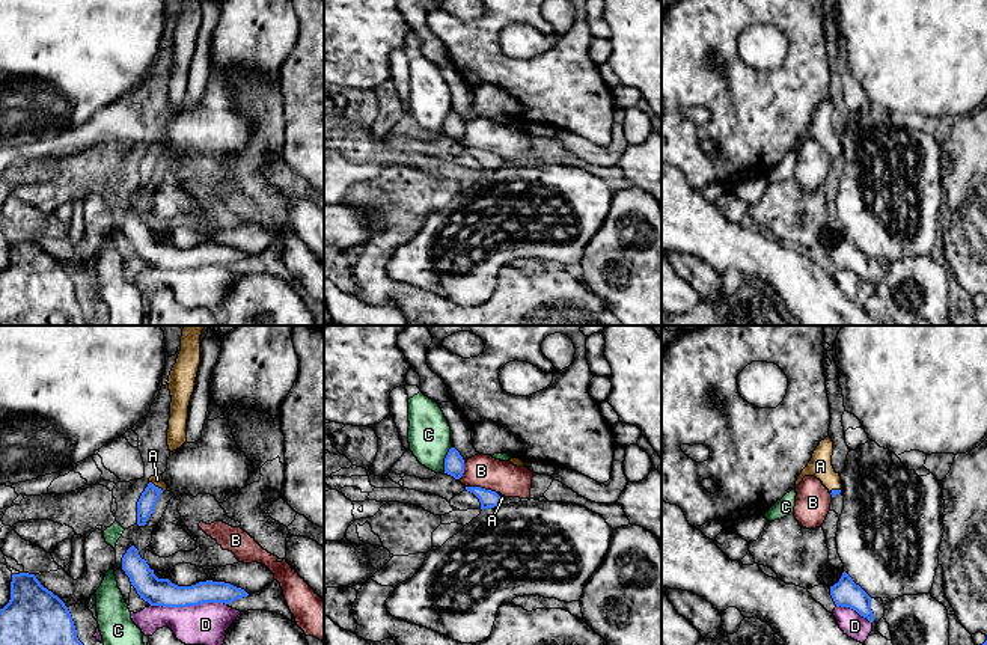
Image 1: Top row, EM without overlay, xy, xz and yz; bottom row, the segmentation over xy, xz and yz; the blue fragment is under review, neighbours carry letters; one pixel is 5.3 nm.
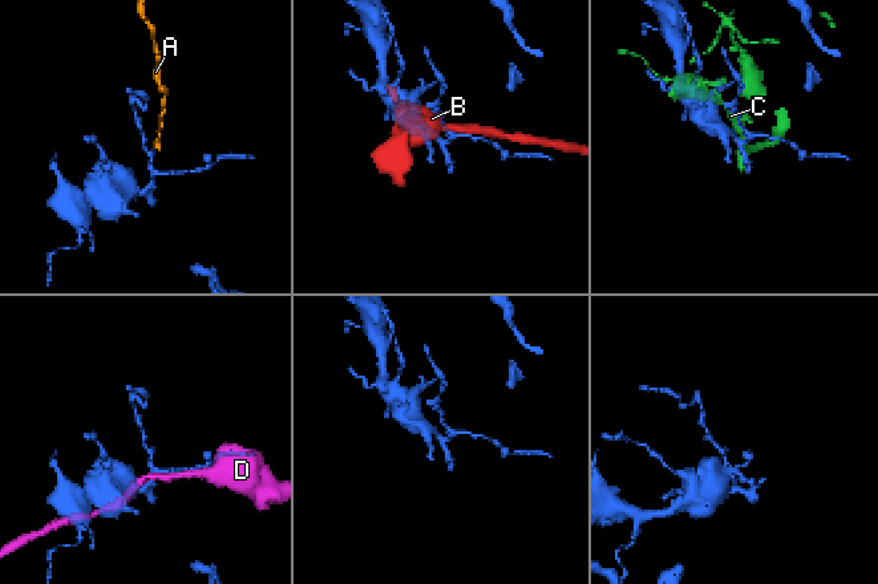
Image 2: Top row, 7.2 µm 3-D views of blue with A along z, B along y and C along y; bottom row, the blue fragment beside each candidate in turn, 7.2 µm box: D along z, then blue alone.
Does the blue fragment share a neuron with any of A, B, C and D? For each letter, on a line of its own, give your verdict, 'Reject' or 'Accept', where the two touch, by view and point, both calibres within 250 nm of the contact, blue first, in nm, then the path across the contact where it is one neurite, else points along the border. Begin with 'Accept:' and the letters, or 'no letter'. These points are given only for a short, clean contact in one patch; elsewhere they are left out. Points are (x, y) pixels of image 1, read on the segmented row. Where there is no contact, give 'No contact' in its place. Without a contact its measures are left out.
Accept: A
A: Accept. Touches blue at xy (157, 487). Thickness 100 nm (blue) against 60 nm. Path across: xy (146, 504), (157, 487), (157, 479)
B: Reject. Touches blue at xz (479, 487). Thickness 100 nm (blue) against 180 nm
C: Reject. Touches blue at xz (445, 458). Thickness 110 nm (blue) against 220 nm
D: Reject. Touches blue at xy (189, 605). Thickness 150 nm (blue) against 220 nm

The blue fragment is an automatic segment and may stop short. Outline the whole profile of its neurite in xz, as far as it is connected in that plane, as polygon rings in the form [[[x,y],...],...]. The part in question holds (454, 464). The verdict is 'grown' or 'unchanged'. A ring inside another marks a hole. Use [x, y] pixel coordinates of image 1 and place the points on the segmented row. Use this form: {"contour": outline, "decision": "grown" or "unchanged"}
{"contour": [[[451,448],[445,458],[445,473],[460,479],[464,473],[464,460],[455,448]]], "decision": "unchanged"}

